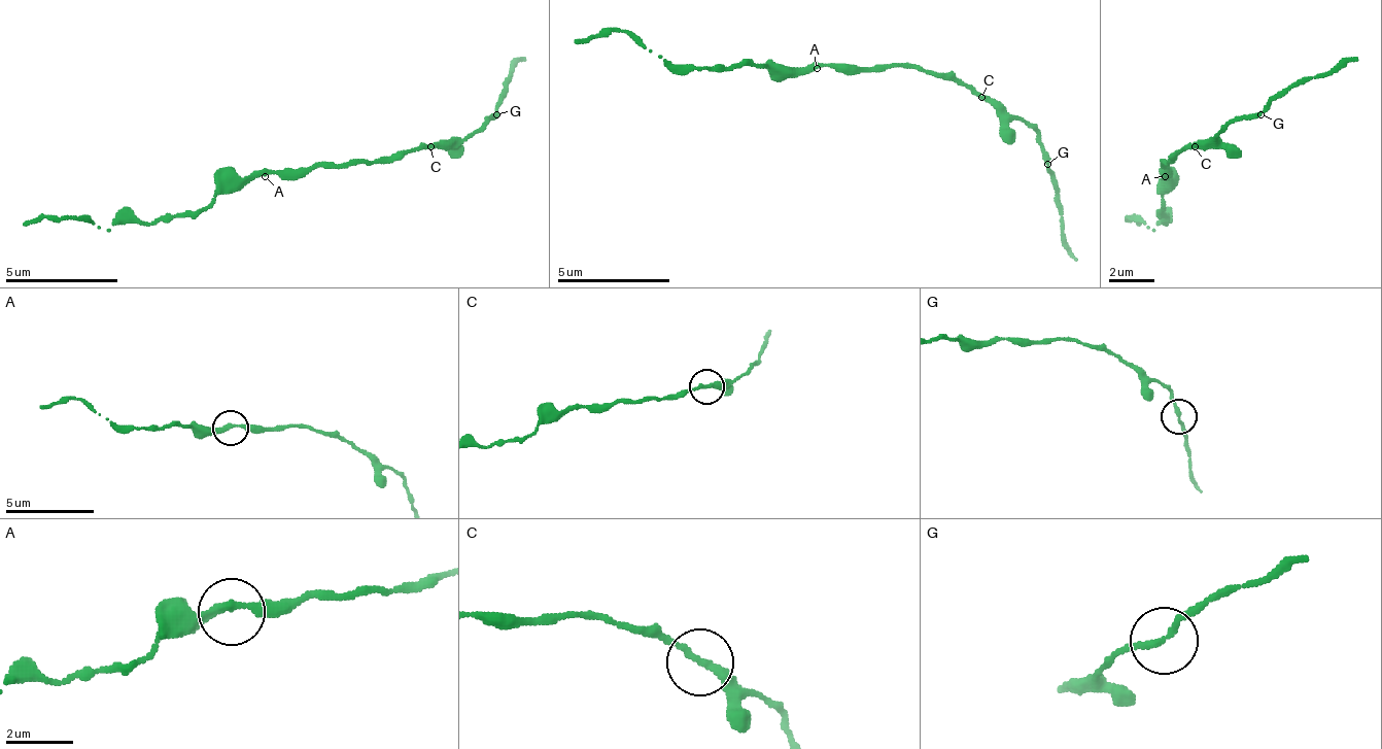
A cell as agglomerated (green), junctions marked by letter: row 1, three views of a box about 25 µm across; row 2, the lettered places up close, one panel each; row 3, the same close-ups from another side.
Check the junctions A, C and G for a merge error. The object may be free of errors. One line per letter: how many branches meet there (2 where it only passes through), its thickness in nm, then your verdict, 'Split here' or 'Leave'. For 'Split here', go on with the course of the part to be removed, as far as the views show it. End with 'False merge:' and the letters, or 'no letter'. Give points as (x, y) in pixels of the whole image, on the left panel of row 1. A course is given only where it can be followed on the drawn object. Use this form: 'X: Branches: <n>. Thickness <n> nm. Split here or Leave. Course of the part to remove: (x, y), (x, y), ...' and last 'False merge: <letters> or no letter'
A: Branches: 2. Thickness 240 nm. Leave
C: Branches: 2. Thickness 220 nm. Leave
G: Branches: 2. Thickness 160 nm. Leave
False merge: no letter

